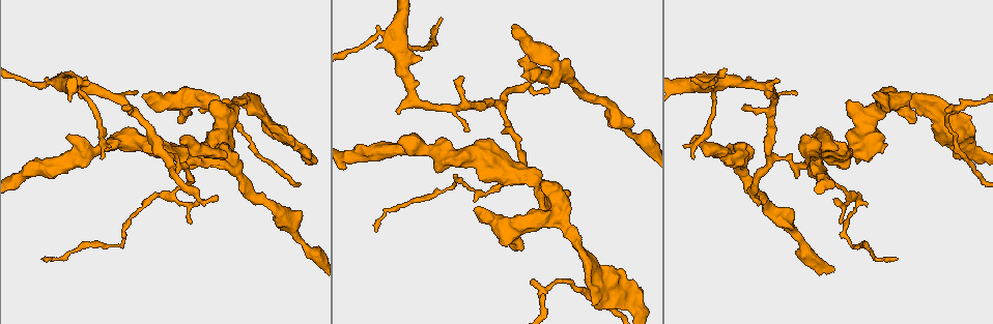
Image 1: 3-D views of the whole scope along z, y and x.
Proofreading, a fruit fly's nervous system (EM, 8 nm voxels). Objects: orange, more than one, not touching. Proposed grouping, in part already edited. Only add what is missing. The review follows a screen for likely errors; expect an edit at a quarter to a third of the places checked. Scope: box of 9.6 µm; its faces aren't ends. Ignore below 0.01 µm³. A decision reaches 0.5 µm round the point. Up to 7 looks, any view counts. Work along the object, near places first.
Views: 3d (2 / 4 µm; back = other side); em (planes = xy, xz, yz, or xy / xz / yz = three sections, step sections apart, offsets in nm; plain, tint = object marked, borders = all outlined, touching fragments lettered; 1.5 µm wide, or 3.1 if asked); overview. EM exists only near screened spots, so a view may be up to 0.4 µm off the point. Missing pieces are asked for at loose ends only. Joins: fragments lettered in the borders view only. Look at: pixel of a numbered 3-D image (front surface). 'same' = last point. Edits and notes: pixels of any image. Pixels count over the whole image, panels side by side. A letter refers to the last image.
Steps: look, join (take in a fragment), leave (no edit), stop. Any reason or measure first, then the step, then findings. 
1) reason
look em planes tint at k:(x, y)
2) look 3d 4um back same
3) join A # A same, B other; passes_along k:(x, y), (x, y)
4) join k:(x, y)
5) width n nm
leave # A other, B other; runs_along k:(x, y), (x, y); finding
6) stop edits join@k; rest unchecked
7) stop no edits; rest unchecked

free end
look 3d 4um at 1:(945, 145)

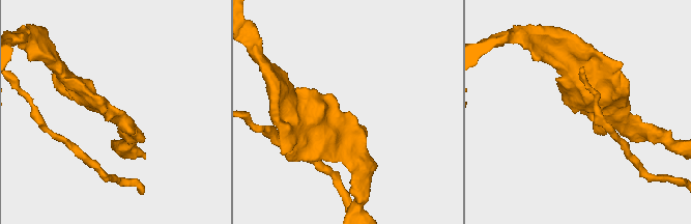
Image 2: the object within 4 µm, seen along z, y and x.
now the EM
look em planes borders at 2:(579, 109)

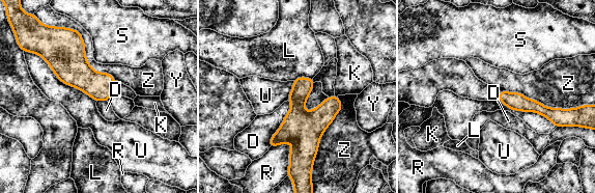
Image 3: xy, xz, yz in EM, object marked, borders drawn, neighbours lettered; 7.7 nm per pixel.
leave # D other, K other, L other, R other, S other, U other, Y other, Z other; border 3:(290, 100), (291, 107), (268, 146); none of them fits

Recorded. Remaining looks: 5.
an open end
look em xy step 8 borders at 1:(794, 92)

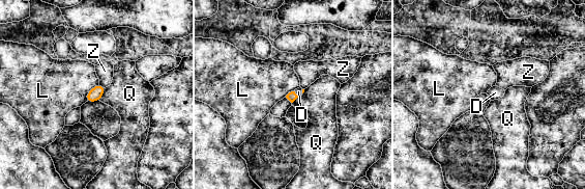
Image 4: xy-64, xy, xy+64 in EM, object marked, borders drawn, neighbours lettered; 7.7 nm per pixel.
look em planes borders same

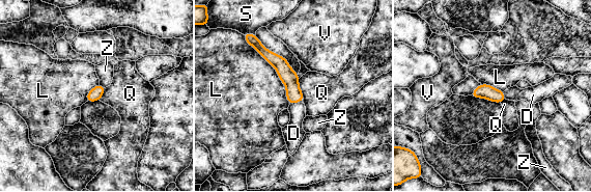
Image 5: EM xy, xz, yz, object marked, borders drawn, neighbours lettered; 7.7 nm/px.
join D # D same, L other, Q other, S other, V other, Z other; it goes on there

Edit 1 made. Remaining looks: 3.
redraw
look overview

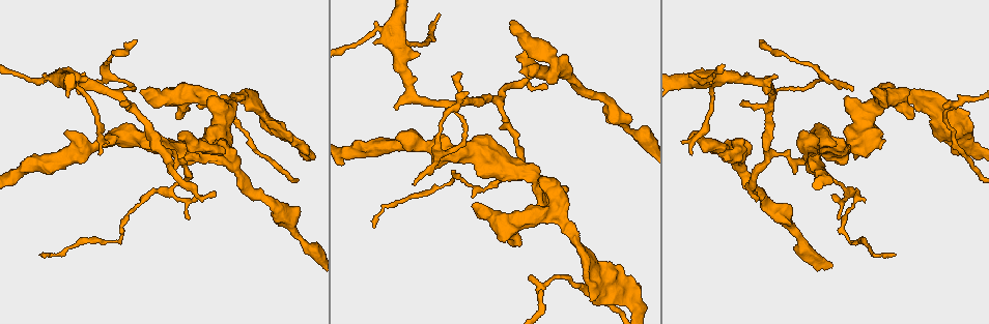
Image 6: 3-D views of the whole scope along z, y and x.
free end
look 3d 2um at 6:(181, 138)

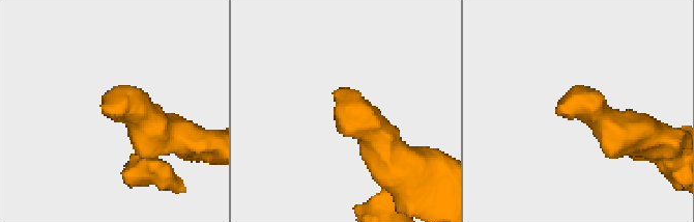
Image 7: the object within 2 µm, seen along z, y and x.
shape alone is not enough
look em planes borders at 7:(105, 112)

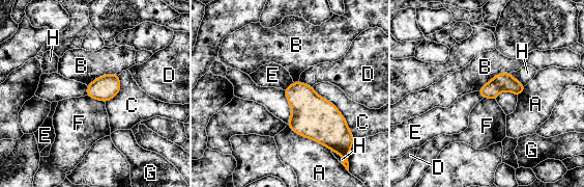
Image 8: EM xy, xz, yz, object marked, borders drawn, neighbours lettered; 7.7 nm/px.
longest_contact C 480 nm
leave # A other, B other, C other, D other, E other, F other, G other, H other; border 8:(86, 96), (101, 100), (105, 103); no lettered fragment goes on from it

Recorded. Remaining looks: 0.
stop edits join@5; rest unchecked

